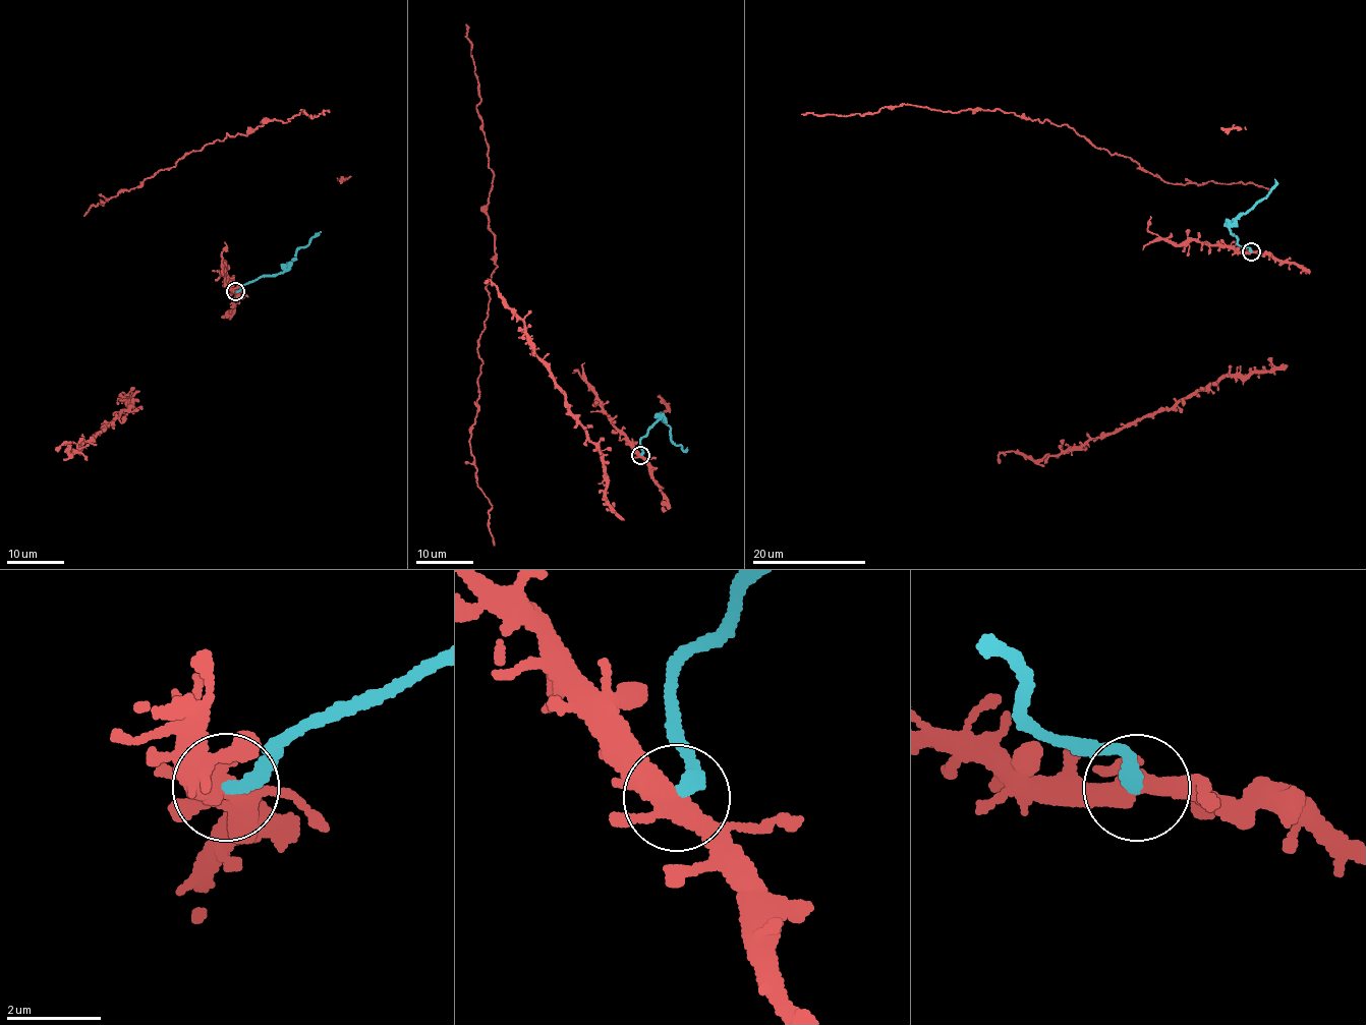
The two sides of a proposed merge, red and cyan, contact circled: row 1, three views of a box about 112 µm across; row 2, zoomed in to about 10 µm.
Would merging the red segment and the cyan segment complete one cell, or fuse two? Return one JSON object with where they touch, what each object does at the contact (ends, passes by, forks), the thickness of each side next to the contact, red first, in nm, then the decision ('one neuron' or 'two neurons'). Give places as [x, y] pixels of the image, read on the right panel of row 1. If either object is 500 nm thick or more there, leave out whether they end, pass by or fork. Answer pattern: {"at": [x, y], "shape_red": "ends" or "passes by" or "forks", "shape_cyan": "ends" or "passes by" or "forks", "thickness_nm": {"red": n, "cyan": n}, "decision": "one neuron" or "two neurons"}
{"at": [1251, 251], "shape_red": "forks", "shape_cyan": "ends", "thickness_nm": {"red": 400, "cyan": 320}, "decision": "two neurons"}

